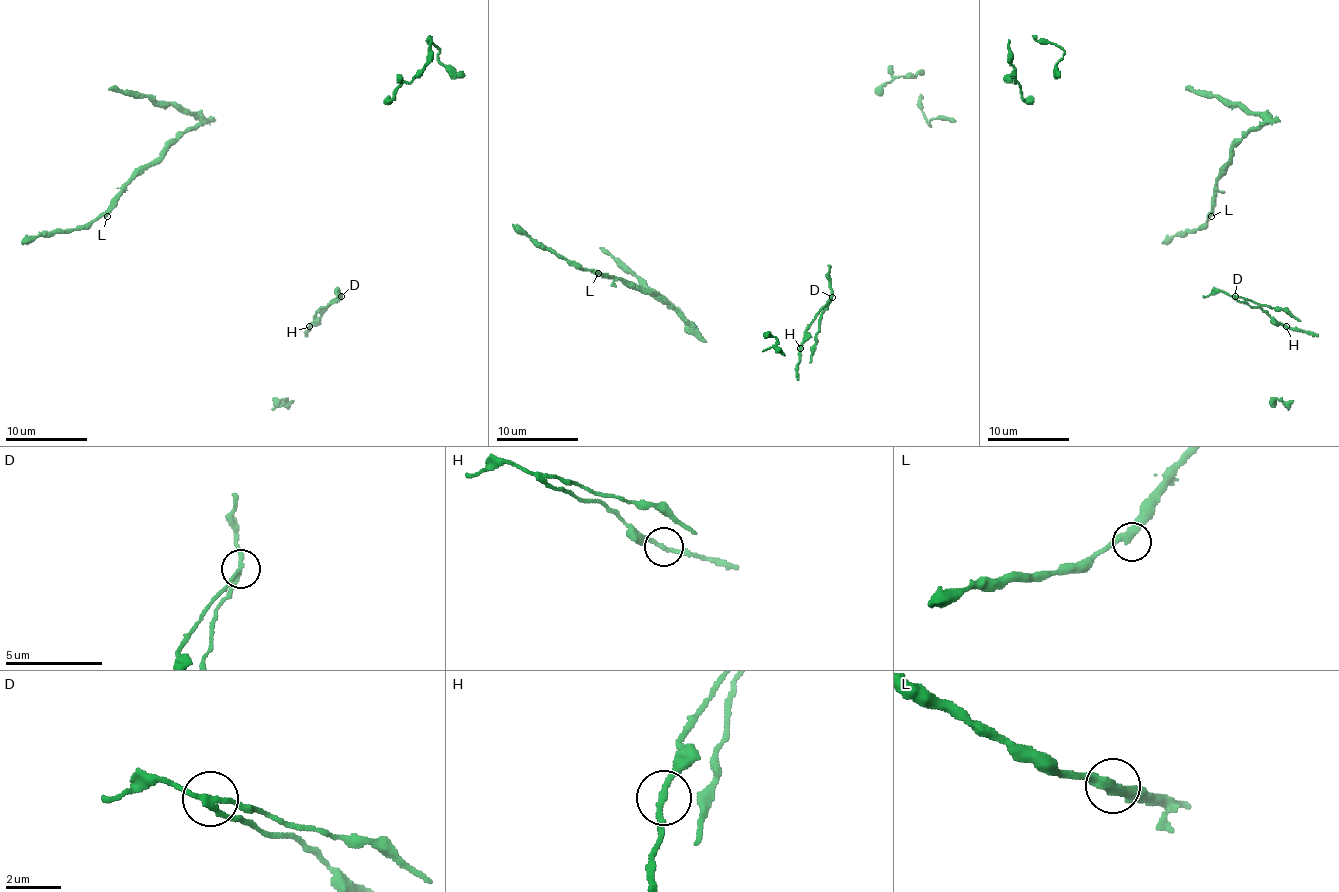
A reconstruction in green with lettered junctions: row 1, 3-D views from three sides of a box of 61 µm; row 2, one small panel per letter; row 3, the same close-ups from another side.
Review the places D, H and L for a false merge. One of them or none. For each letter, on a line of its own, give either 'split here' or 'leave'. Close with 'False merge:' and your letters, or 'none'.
D: split here
H: leave
L: leave
False merge: D

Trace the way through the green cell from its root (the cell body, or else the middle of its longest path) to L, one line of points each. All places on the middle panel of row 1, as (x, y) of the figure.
L: (680, 316), (657, 293), (641, 293), (622, 279), (598, 273)

